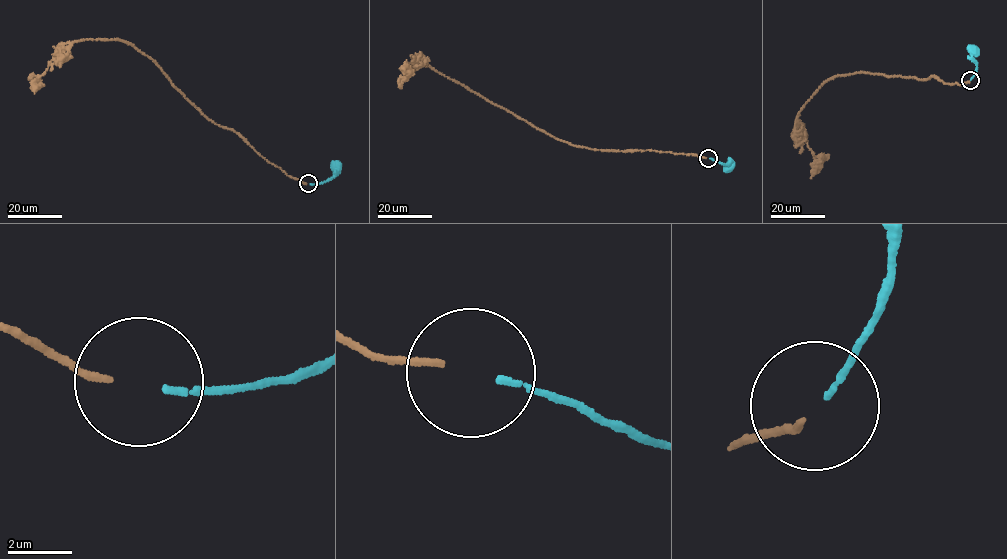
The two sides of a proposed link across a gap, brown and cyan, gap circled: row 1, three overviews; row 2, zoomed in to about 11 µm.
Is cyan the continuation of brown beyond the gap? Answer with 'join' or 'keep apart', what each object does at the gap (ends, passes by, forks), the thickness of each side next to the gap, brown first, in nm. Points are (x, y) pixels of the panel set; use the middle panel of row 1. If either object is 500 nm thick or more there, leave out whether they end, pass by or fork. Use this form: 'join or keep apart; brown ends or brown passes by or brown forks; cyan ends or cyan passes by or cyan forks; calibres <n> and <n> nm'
join; brown ends; cyan ends; calibres 220 and 200 nm

